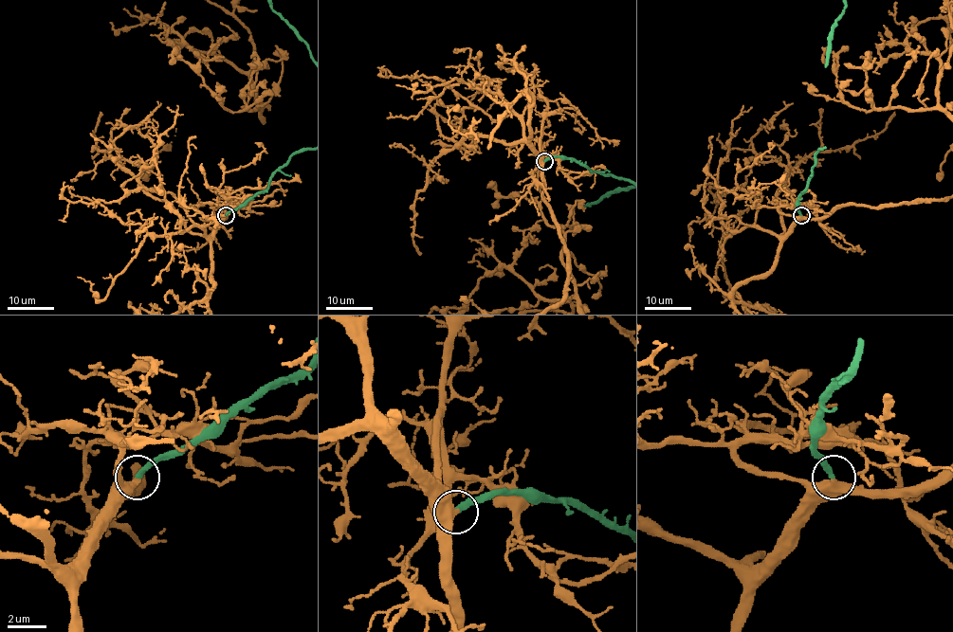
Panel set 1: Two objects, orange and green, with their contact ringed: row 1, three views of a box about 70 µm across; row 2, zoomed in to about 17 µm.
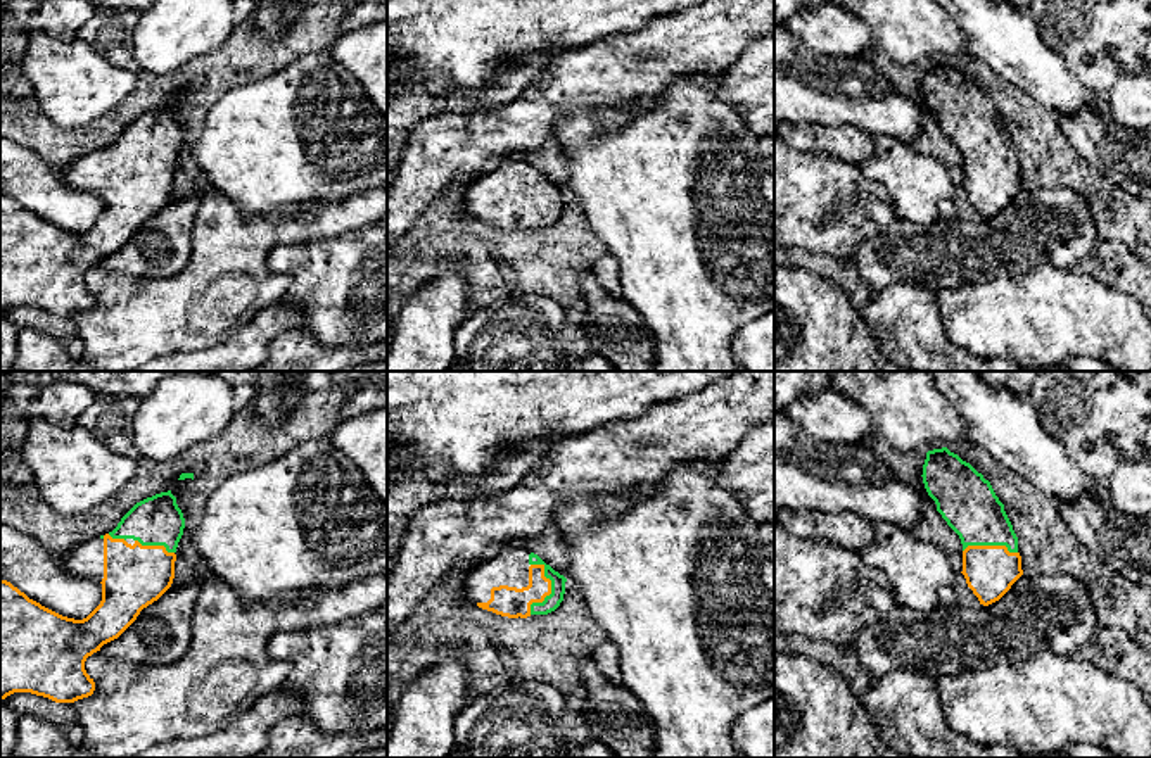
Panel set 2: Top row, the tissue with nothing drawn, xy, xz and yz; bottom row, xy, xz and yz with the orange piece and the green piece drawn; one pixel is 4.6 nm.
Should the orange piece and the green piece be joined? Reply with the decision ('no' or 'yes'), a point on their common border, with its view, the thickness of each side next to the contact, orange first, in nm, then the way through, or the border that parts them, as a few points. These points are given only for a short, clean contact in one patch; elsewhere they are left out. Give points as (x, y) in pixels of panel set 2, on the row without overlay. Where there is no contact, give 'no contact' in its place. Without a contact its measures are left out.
yes | xz (550, 206) | 140/70 nm

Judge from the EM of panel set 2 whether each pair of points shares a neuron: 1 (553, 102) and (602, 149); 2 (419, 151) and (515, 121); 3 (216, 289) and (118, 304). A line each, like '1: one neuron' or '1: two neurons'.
1: two neurons
2: one neuron
3: one neuron

